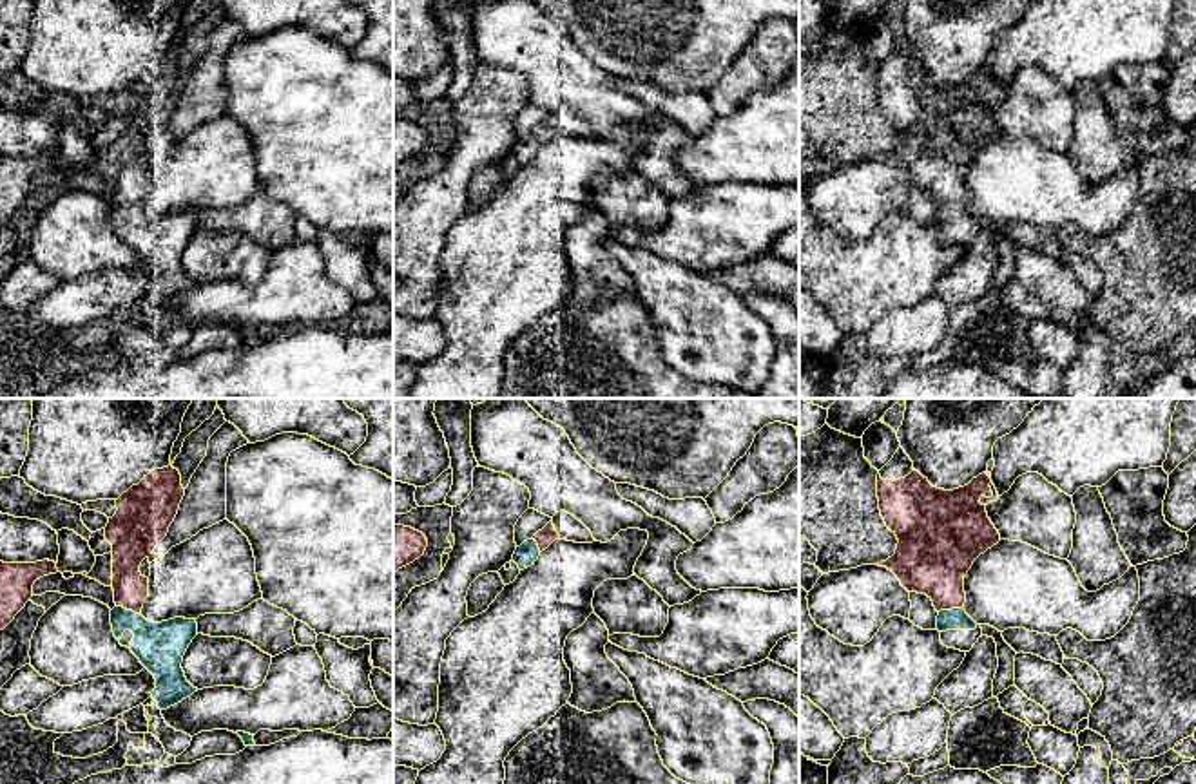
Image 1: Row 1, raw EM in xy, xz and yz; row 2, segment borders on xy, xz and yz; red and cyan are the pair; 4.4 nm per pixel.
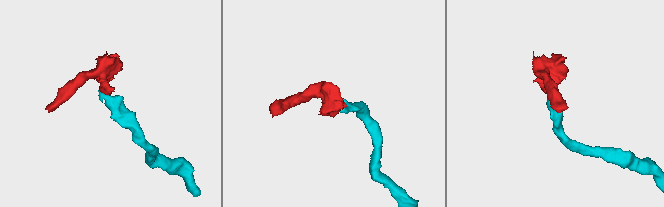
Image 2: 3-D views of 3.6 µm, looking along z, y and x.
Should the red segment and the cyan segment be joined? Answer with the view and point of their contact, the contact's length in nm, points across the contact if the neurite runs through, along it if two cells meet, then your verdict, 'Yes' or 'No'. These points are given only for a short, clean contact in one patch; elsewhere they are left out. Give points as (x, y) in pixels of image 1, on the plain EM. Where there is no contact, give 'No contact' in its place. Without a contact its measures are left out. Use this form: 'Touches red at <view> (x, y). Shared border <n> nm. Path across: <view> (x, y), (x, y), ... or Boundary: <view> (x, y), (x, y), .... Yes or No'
Touches red at xy (129, 203). Shared border 120 nm. Yes

